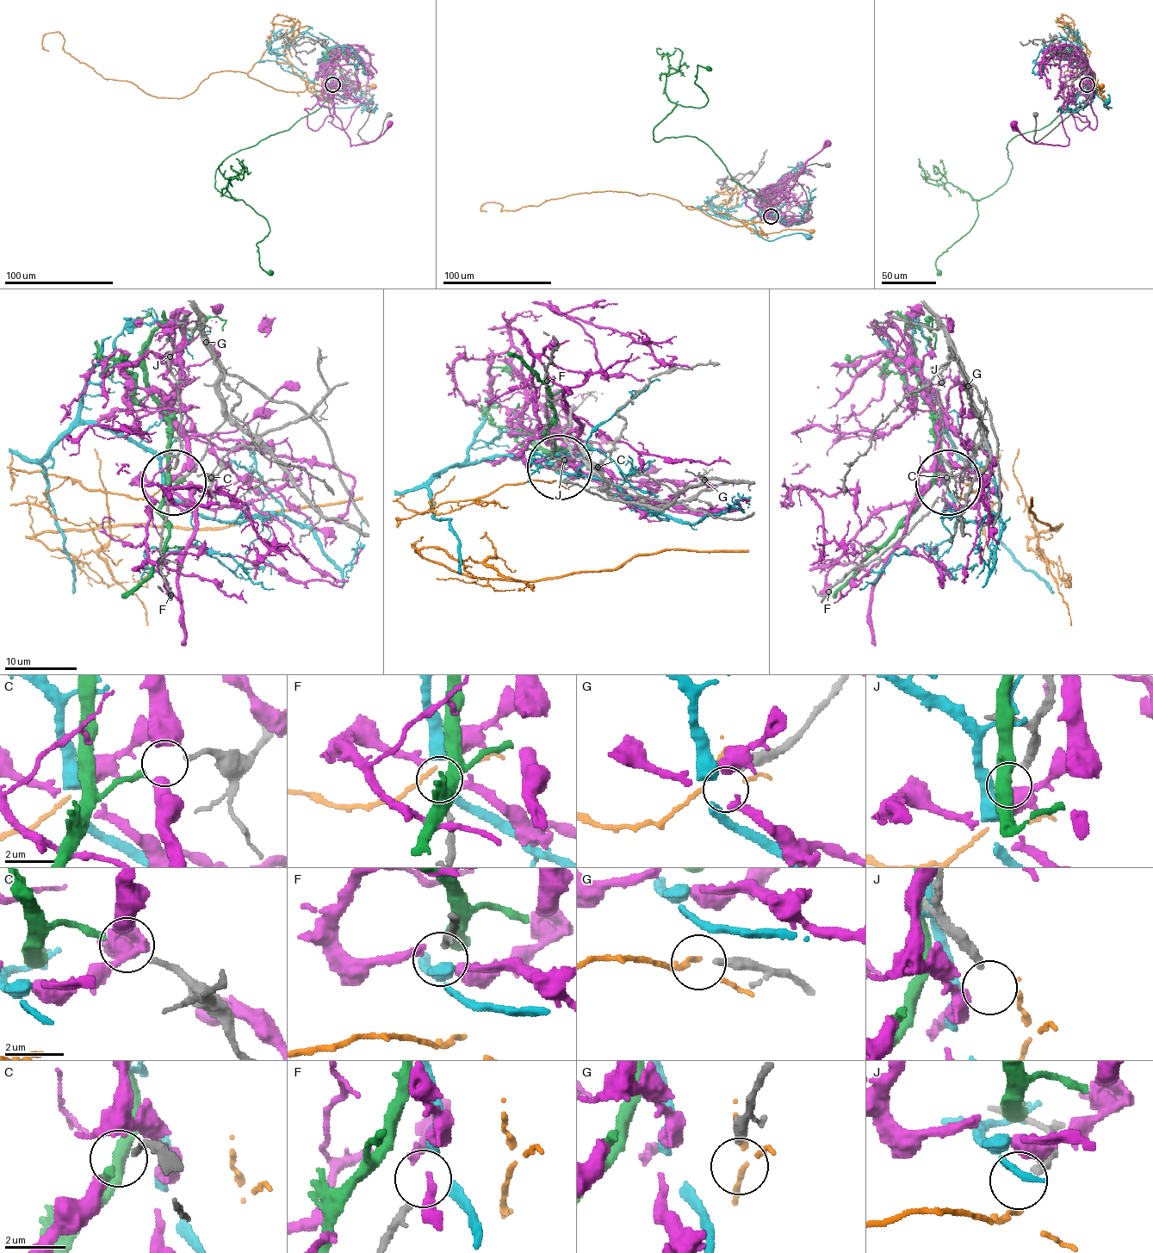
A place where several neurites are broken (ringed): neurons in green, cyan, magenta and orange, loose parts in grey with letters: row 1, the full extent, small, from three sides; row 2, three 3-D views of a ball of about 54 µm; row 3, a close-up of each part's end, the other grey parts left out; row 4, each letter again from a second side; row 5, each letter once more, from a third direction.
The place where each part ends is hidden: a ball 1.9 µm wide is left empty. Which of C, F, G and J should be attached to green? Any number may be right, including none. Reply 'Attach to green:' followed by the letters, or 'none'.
Attach to green: C

